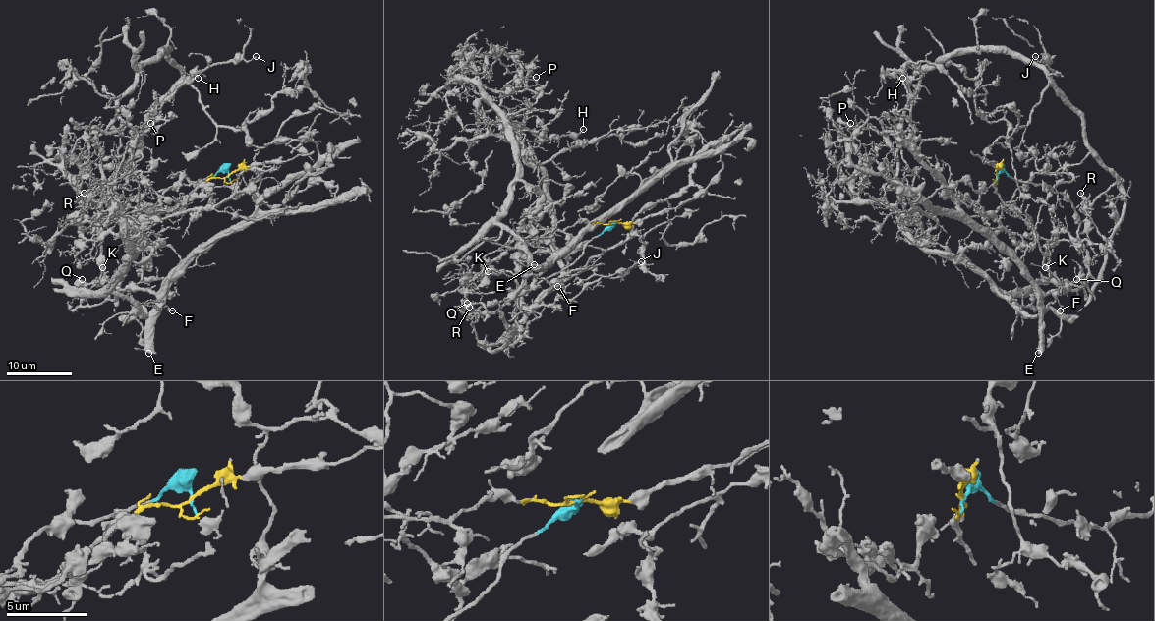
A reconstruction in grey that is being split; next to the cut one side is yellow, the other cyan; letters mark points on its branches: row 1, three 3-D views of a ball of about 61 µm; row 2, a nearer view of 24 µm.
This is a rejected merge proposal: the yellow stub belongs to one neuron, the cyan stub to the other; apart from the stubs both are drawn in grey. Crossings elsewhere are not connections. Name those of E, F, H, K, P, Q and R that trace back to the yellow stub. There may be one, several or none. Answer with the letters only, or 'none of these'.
F, H, P

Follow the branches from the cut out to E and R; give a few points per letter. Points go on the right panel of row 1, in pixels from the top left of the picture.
E: (997, 176), (1004, 171), (1061, 192), (1073, 206), (1086, 253), (1086, 280), (1043, 298), (1038, 353)
R: (997, 176), (1004, 171), (1016, 181), (1061, 192), (1071, 203), (1080, 223), (1088, 213), (1088, 201), (1080, 192)

